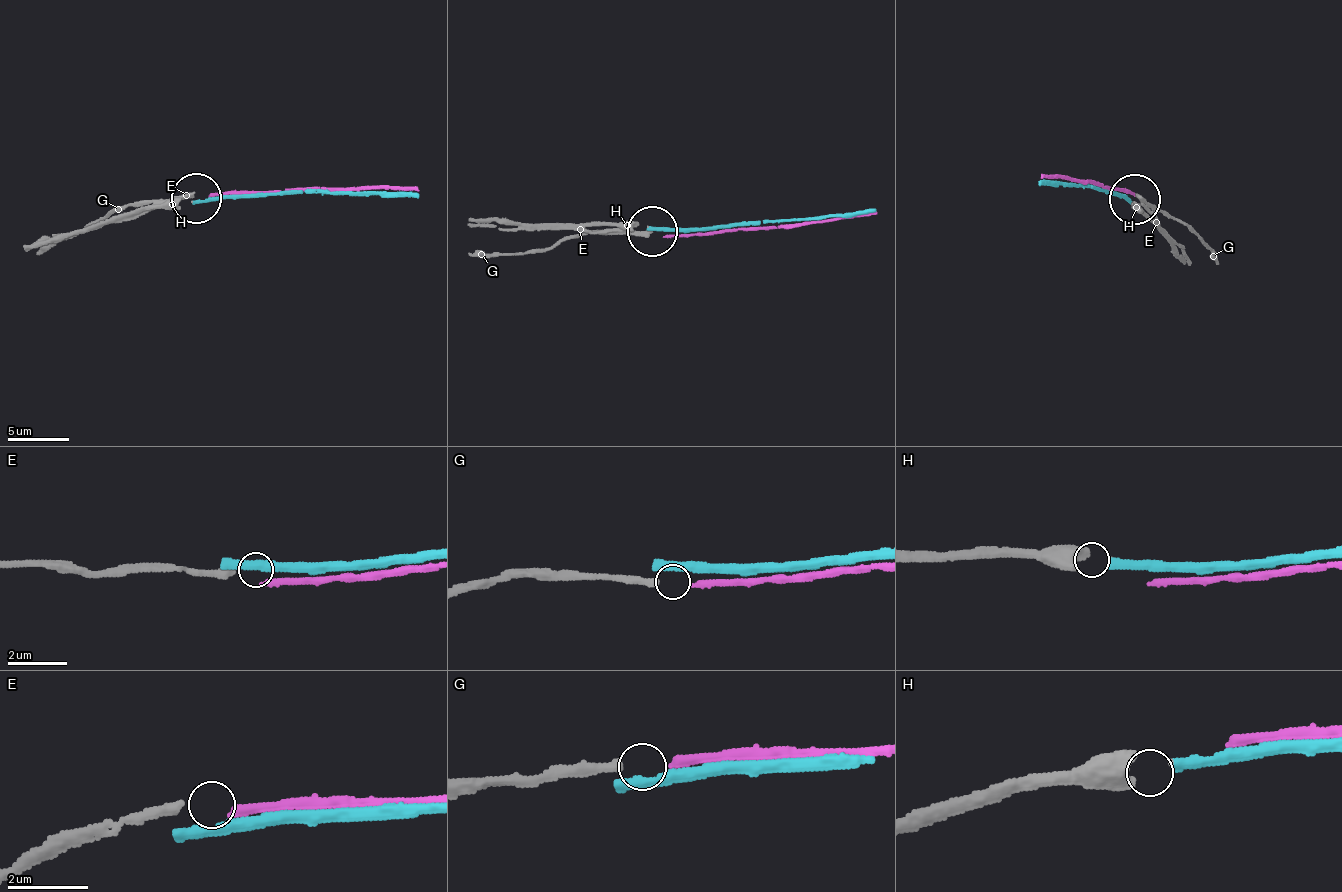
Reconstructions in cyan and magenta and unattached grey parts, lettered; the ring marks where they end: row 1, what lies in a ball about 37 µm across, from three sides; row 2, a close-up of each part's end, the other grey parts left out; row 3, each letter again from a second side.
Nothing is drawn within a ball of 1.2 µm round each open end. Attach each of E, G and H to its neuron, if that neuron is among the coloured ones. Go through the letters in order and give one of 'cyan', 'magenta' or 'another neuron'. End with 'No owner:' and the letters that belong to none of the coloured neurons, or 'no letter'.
E: another neuron
G: magenta
H: cyan
No owner: E

